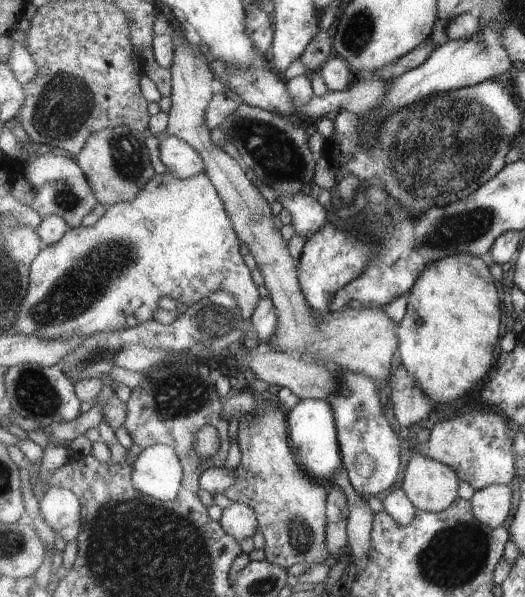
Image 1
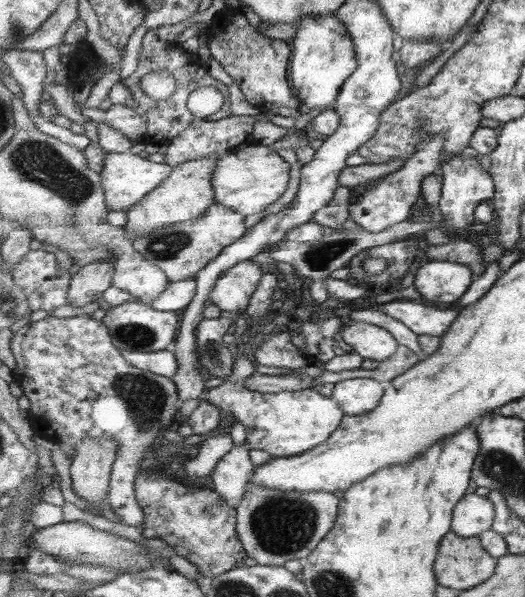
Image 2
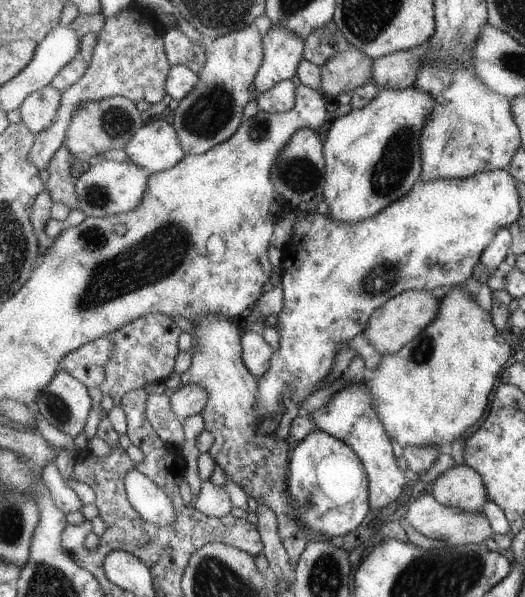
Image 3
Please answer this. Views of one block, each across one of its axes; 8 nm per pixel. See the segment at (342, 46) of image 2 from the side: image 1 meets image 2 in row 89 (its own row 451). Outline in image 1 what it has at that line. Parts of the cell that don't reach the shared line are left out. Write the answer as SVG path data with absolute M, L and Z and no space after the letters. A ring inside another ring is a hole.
M301 399L287 414L291 448L303 470L315 480L330 479L343 468L343 455L339 444L338 427L335 422L331 400Z

